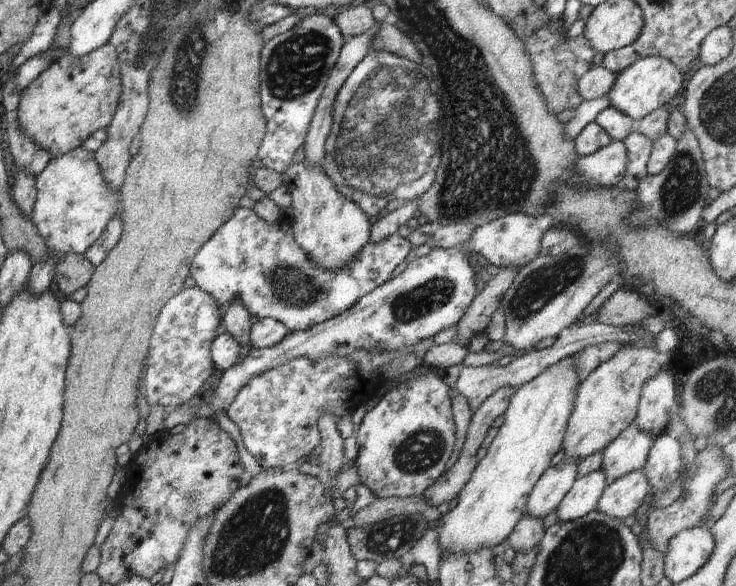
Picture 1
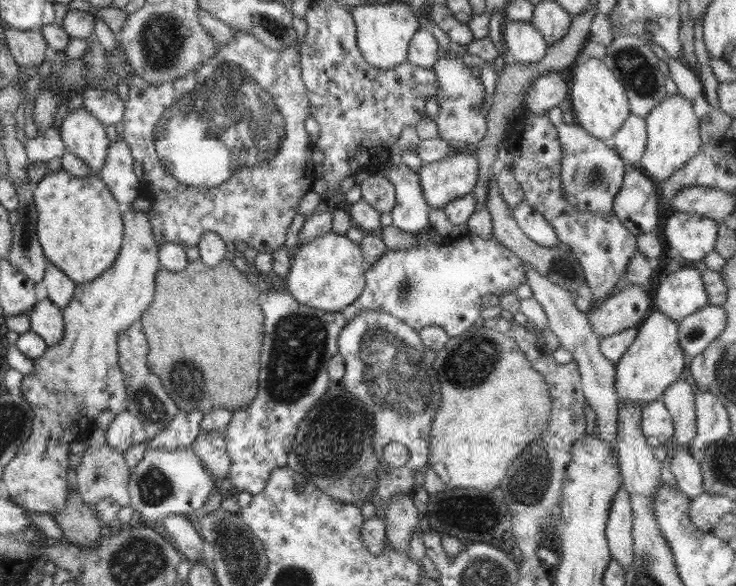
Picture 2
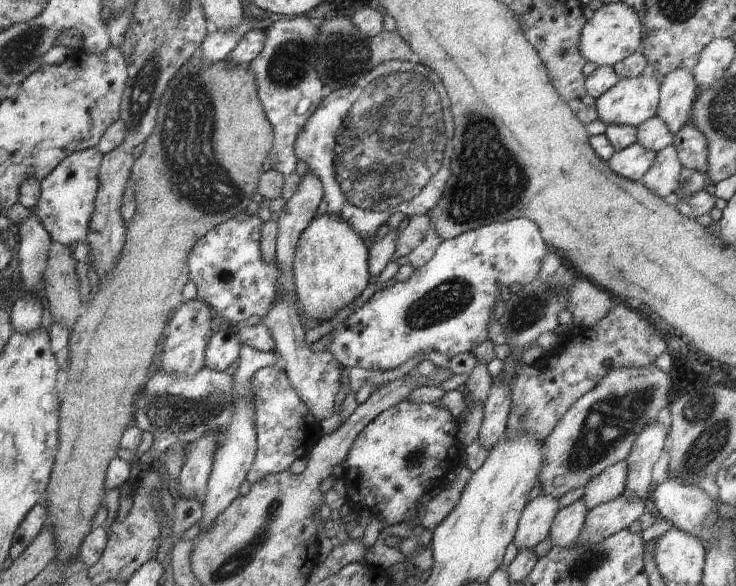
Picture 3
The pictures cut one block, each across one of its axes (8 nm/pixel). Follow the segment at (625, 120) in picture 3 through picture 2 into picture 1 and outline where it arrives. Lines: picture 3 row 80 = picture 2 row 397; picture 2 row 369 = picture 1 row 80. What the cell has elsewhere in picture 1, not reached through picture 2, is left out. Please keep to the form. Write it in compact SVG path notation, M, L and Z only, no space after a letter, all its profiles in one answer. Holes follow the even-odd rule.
M649 56L639 58L632 66L619 72L616 77L614 86L609 92L610 106L618 108L622 114L633 118L637 123L644 116L654 112L656 108L664 106L666 102L670 102L676 94L682 92L683 71L678 70L670 60L660 58L660 56Z

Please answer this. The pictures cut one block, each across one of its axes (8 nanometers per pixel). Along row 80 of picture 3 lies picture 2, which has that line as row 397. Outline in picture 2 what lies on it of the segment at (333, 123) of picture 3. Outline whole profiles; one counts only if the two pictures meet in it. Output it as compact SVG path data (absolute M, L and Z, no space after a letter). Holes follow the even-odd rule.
M365 310L356 315L338 335L338 350L345 362L344 376L339 383L357 397L373 416L372 449L380 457L378 486L373 492L372 504L386 508L386 503L397 492L419 493L415 490L416 472L424 473L430 450L428 435L440 402L440 383L432 368L436 351L426 349L420 334L399 318L380 310ZM398 442L408 447L408 462L402 468L390 468L382 460L386 445ZM387 469L388 472L383 472Z

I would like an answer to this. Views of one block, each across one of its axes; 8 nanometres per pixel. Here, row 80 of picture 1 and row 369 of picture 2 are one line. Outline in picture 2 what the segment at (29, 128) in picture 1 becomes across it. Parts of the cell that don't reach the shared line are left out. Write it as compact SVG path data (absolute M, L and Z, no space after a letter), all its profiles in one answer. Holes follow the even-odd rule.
M131 204L123 208L123 240L120 247L120 252L117 254L116 260L112 263L112 266L108 270L105 270L99 277L96 277L92 282L87 283L76 283L74 296L72 300L63 308L63 323L64 323L64 334L62 340L58 344L48 346L47 350L44 351L44 354L40 358L35 358L33 360L33 371L31 375L24 375L20 392L23 393L23 397L28 401L28 404L32 407L33 417L32 417L32 434L28 436L28 440L25 440L19 450L16 452L16 455L10 463L3 470L3 481L6 487L6 493L10 496L10 499L16 503L16 505L23 508L23 510L30 512L39 512L44 514L50 514L53 517L58 515L58 512L64 509L64 504L66 503L66 498L68 497L68 484L67 484L67 474L68 474L68 465L69 465L69 456L68 456L68 445L74 440L83 442L87 441L89 435L92 432L94 427L95 418L102 411L110 411L115 415L120 414L122 411L126 410L128 395L126 394L126 387L124 386L124 375L122 370L119 367L119 352L117 349L117 340L118 336L122 334L125 330L131 328L135 322L141 320L142 314L150 306L150 303L153 301L153 296L155 293L155 276L156 273L160 270L161 264L158 258L158 251L160 246L156 243L154 239L154 233L152 232L151 222L149 221L148 215L142 213L141 211L132 211Z

